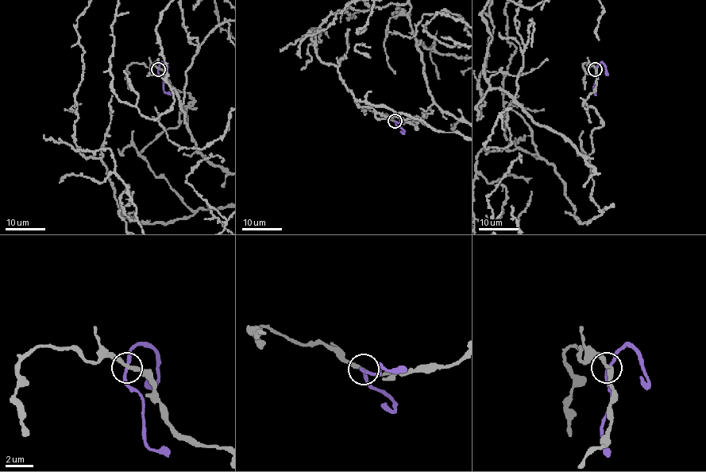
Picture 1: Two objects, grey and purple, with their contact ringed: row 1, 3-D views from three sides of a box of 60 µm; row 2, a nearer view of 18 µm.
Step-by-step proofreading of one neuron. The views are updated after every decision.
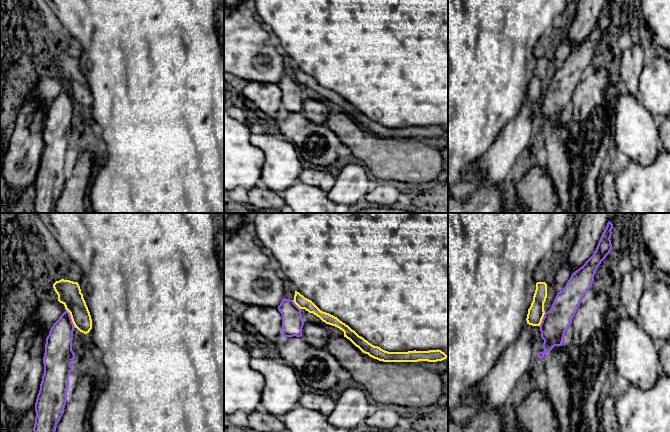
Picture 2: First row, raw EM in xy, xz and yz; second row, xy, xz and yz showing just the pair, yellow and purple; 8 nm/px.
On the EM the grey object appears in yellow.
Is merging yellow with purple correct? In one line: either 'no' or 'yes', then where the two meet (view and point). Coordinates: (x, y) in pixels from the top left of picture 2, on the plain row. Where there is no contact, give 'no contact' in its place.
no; meets yellow in xy at (71, 94)

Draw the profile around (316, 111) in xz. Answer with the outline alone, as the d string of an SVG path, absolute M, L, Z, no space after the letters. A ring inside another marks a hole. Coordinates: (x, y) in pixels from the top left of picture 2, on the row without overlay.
M304 99L301 113L305 118L319 125L326 125L330 115L328 107L322 101L314 99Z

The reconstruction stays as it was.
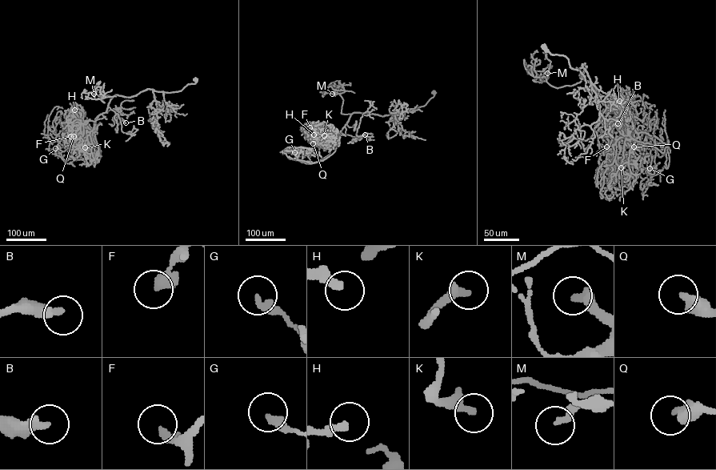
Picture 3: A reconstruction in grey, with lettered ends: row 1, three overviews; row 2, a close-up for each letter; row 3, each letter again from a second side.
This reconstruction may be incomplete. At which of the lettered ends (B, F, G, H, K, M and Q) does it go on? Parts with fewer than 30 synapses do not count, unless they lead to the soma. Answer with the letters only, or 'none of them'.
B, M

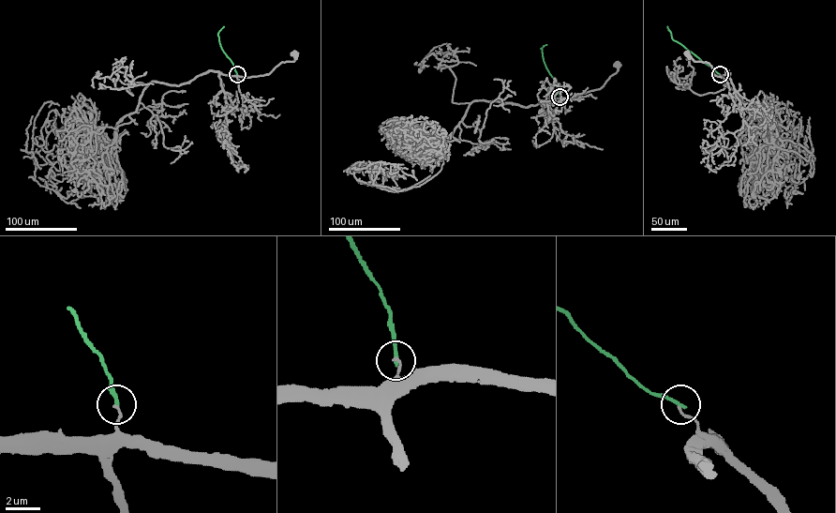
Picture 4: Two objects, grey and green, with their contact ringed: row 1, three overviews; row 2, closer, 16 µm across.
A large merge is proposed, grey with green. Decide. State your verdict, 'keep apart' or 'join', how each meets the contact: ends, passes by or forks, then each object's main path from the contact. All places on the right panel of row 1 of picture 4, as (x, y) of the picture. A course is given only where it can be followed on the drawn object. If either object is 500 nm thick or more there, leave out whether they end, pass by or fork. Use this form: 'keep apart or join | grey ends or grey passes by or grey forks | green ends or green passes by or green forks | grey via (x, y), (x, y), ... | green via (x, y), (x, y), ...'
keep apart | grey ends | green ends | grey via (720, 74), (721, 77), (713, 74), (709, 63), (694, 61), (688, 53) | green via (720, 74), (675, 40), (667, 26)

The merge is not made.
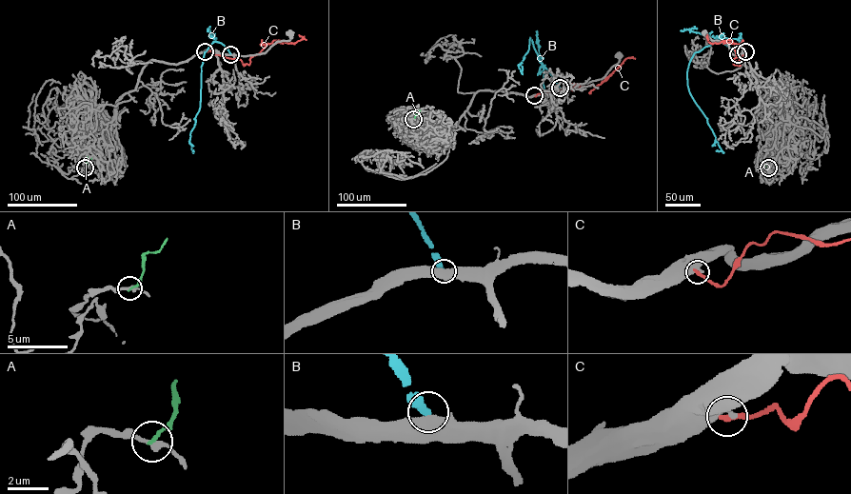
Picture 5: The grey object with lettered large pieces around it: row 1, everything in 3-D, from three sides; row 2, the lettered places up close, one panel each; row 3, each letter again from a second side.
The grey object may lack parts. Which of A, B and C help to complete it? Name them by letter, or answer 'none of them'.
none of them

